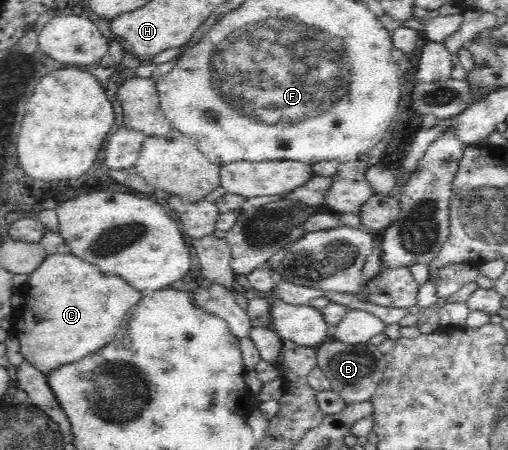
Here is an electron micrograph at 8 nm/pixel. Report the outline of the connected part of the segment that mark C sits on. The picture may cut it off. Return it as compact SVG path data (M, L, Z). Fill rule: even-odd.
M72 253L48 255L42 265L29 274L25 290L28 300L32 298L38 300L40 304L35 304L38 307L37 313L29 315L31 321L29 327L18 334L21 353L24 360L43 373L83 359L84 356L102 348L104 344L112 342L116 330L122 326L124 314L134 304L138 304L142 296L139 290L128 286L128 283L120 280L118 276L104 276L98 268L94 268L92 264L84 262Z

